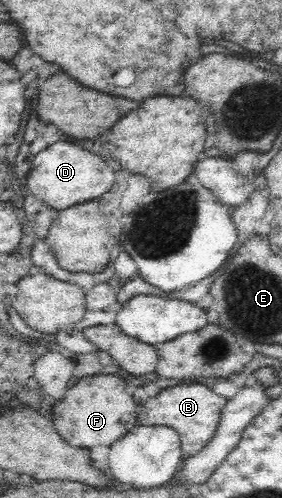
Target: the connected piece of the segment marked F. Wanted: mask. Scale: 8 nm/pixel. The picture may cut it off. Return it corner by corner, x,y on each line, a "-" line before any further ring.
95,375
78,380
67,396
52,406
51,419
58,433
71,445
90,450
94,446
111,446
138,424
137,405
125,392
126,384
115,375

